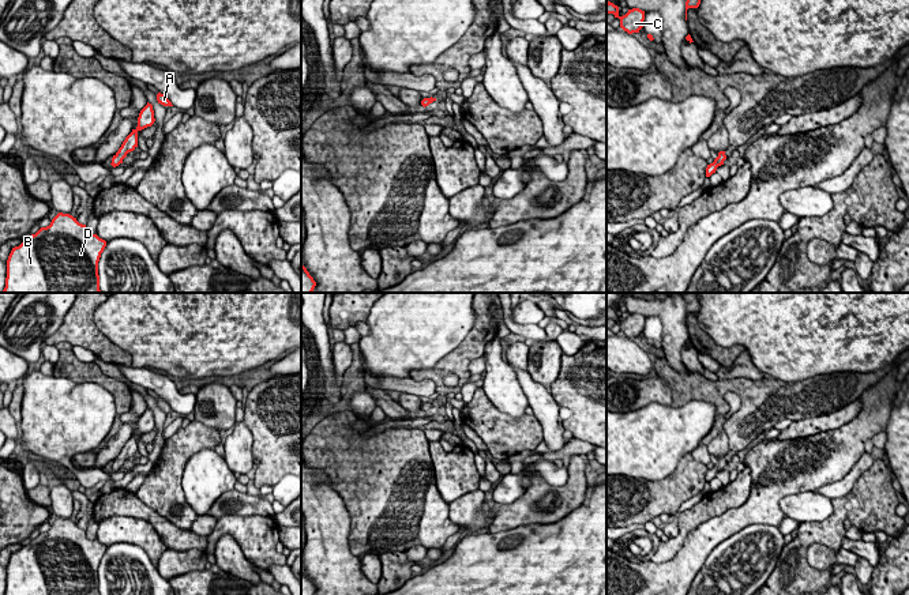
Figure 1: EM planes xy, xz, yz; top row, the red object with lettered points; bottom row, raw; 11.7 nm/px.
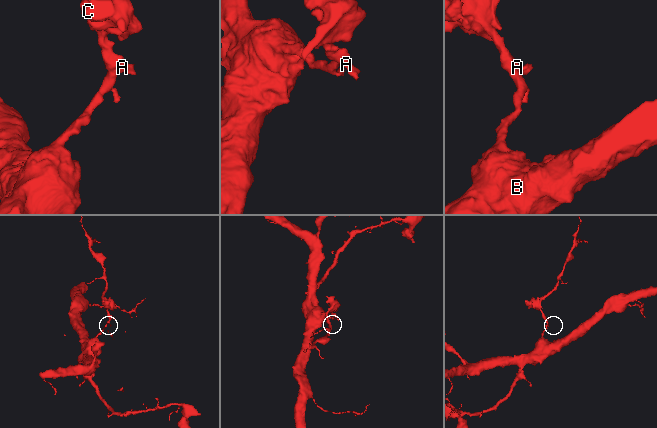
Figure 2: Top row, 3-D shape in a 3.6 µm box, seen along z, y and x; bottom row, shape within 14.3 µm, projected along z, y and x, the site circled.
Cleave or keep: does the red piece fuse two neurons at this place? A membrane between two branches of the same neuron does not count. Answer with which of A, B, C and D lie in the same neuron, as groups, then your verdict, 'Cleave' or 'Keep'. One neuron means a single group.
Groups: A B C D. Keep

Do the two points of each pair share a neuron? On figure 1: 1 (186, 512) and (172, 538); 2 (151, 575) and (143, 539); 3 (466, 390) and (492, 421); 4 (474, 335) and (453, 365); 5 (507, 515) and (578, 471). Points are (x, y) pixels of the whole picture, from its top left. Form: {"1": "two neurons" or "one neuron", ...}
{"1": "two neurons", "2": "two neurons", "3": "two neurons", "4": "one neuron", "5": "one neuron"}

